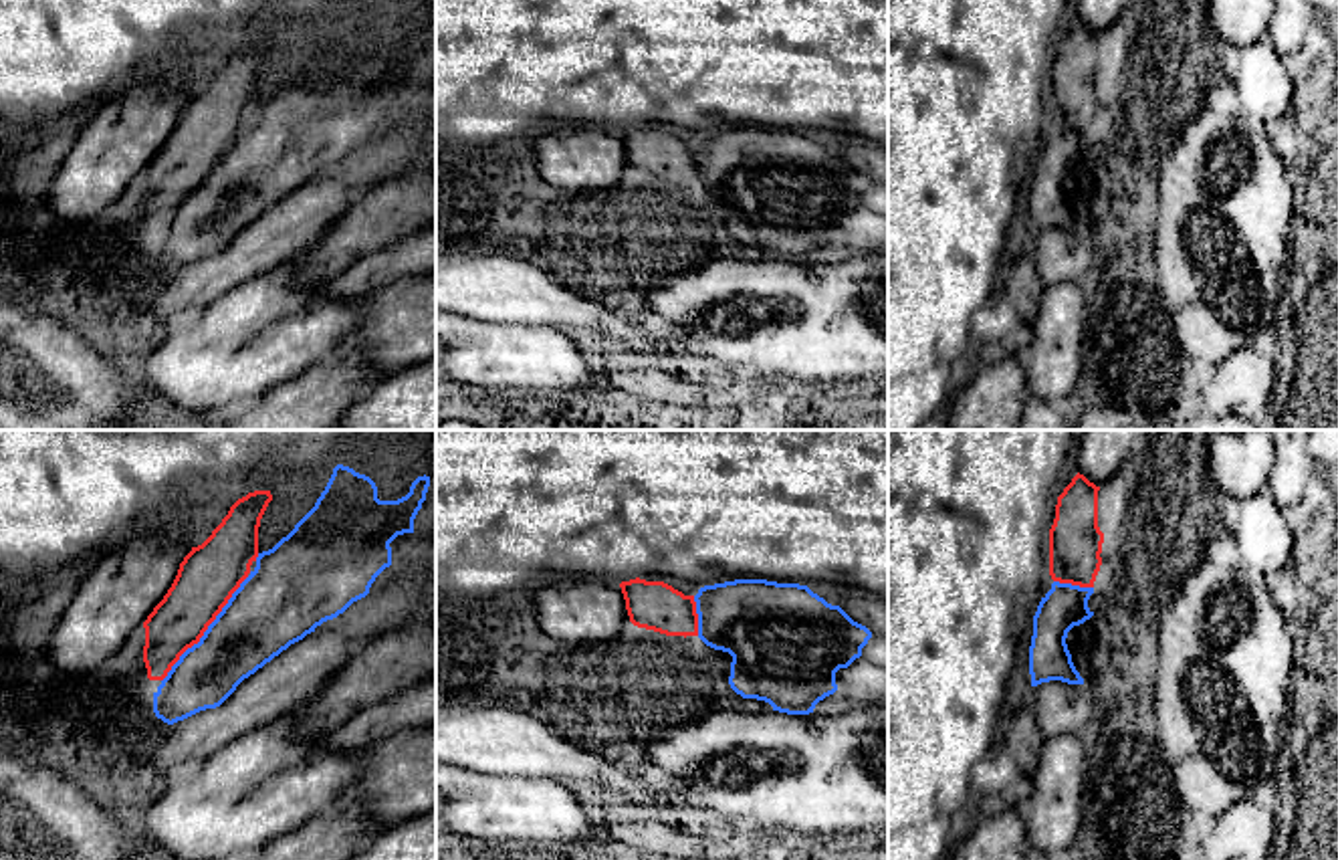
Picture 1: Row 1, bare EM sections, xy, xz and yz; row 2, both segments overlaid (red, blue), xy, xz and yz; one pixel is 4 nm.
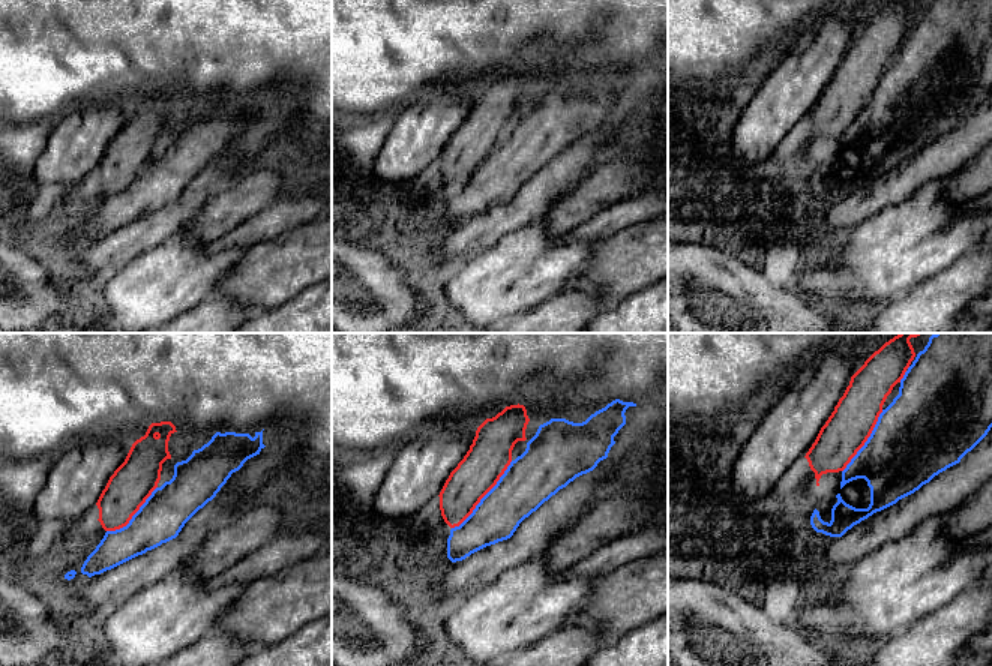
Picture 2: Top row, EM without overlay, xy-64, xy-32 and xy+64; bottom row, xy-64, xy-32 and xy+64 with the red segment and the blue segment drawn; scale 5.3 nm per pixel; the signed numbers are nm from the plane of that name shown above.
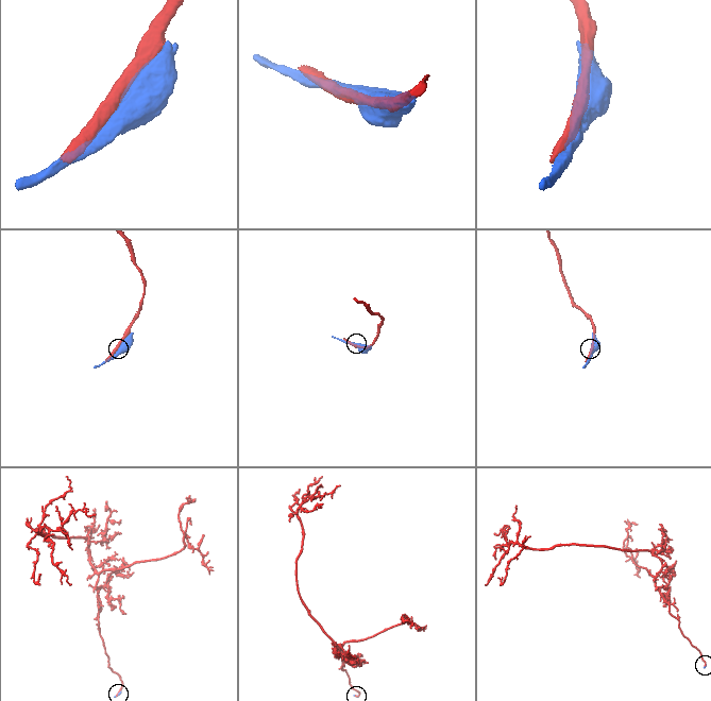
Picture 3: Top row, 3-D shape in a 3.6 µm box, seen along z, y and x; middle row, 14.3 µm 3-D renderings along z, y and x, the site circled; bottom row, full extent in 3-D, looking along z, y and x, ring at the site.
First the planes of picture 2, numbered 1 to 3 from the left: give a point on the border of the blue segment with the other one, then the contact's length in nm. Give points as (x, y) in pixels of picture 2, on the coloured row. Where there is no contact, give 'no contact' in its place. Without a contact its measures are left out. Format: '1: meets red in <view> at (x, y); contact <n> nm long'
1: meets red in xy-64 at (134, 513); contact 360 nm long
2: meets red in xy-32 at (483, 495); contact 480 nm long
3: meets red in xy+64 at (866, 440); contact 400 nm long

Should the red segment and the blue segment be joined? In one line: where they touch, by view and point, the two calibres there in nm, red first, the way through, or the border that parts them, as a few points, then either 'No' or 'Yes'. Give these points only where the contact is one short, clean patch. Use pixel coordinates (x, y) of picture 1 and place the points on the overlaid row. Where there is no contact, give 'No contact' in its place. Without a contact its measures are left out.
Touches red at xy (206, 628). Thickness 240 nm (red) against 300 nm. No

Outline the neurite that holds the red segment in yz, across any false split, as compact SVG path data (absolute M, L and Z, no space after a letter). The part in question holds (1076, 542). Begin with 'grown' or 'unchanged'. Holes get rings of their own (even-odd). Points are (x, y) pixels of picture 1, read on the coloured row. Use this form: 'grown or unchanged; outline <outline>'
unchanged; outline M1078 472L1057 497L1049 529L1049 575L1053 581L1094 587L1104 543L1098 527L1098 491L1100 487Z

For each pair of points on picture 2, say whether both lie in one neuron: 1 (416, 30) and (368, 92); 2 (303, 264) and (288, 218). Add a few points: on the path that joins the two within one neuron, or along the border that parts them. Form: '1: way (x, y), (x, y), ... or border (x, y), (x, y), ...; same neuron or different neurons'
1: way (405, 48), (405, 63), (386, 74); same neuron
2: border (315, 218), (260, 242); different neurons

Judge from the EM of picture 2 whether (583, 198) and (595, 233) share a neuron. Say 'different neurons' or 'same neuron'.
same neuron

